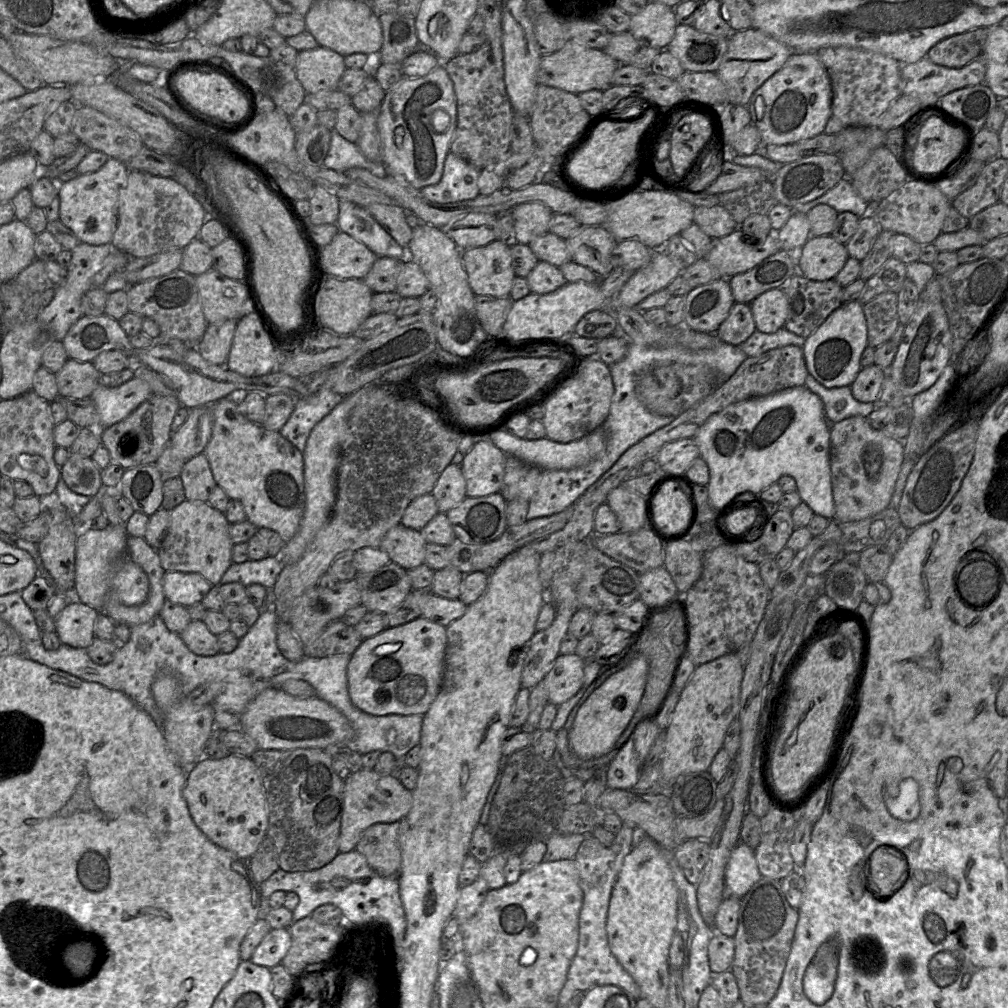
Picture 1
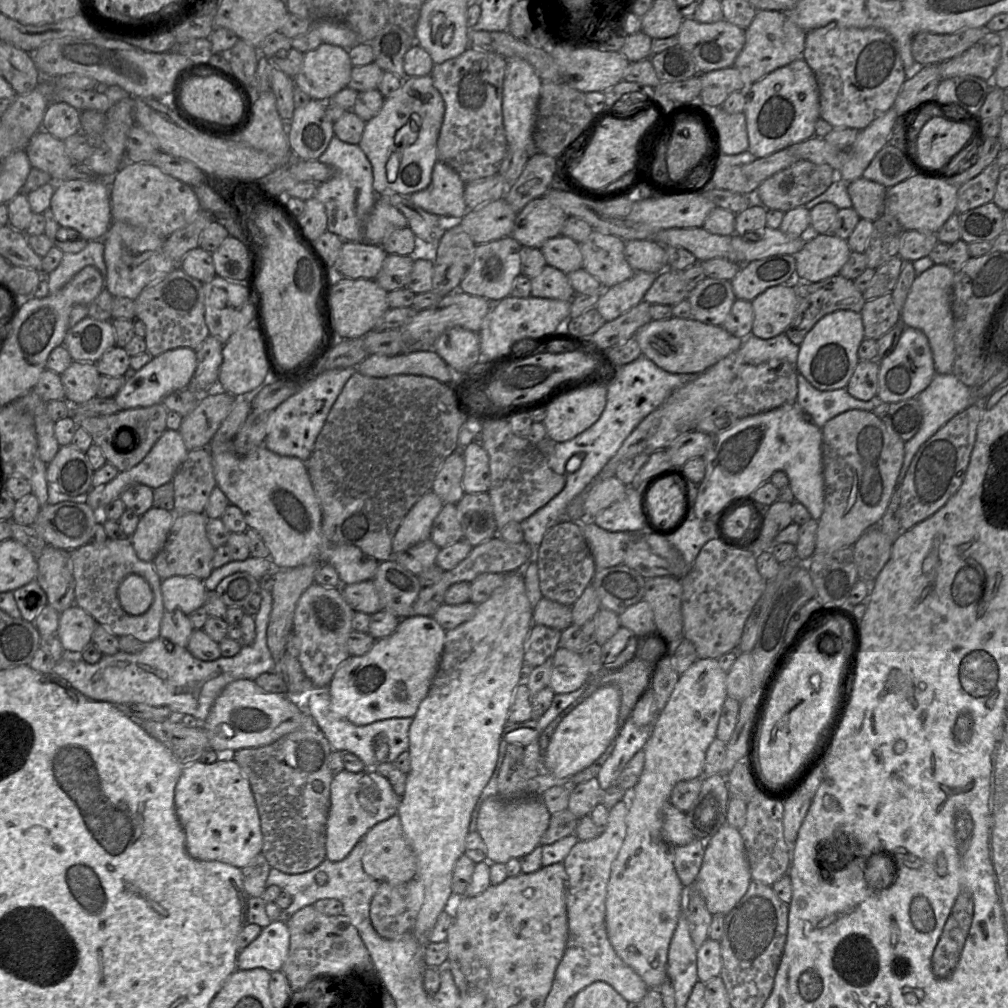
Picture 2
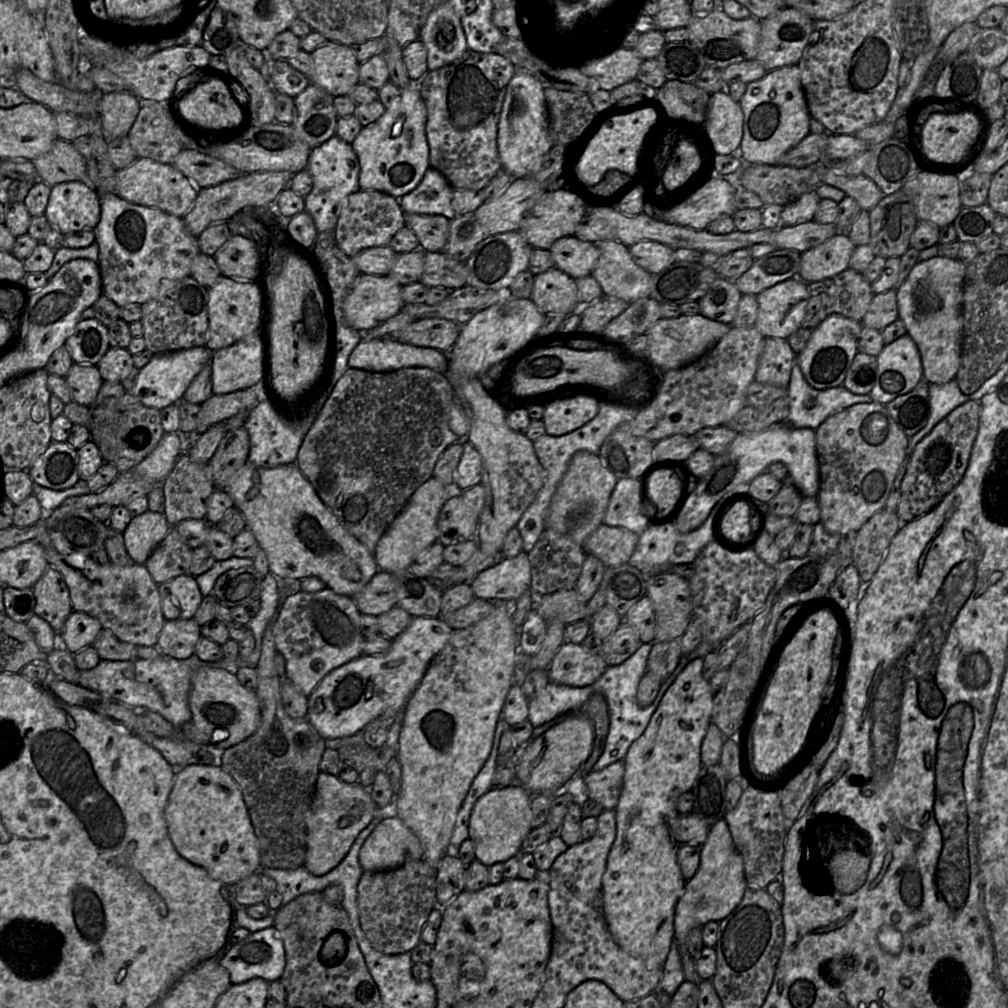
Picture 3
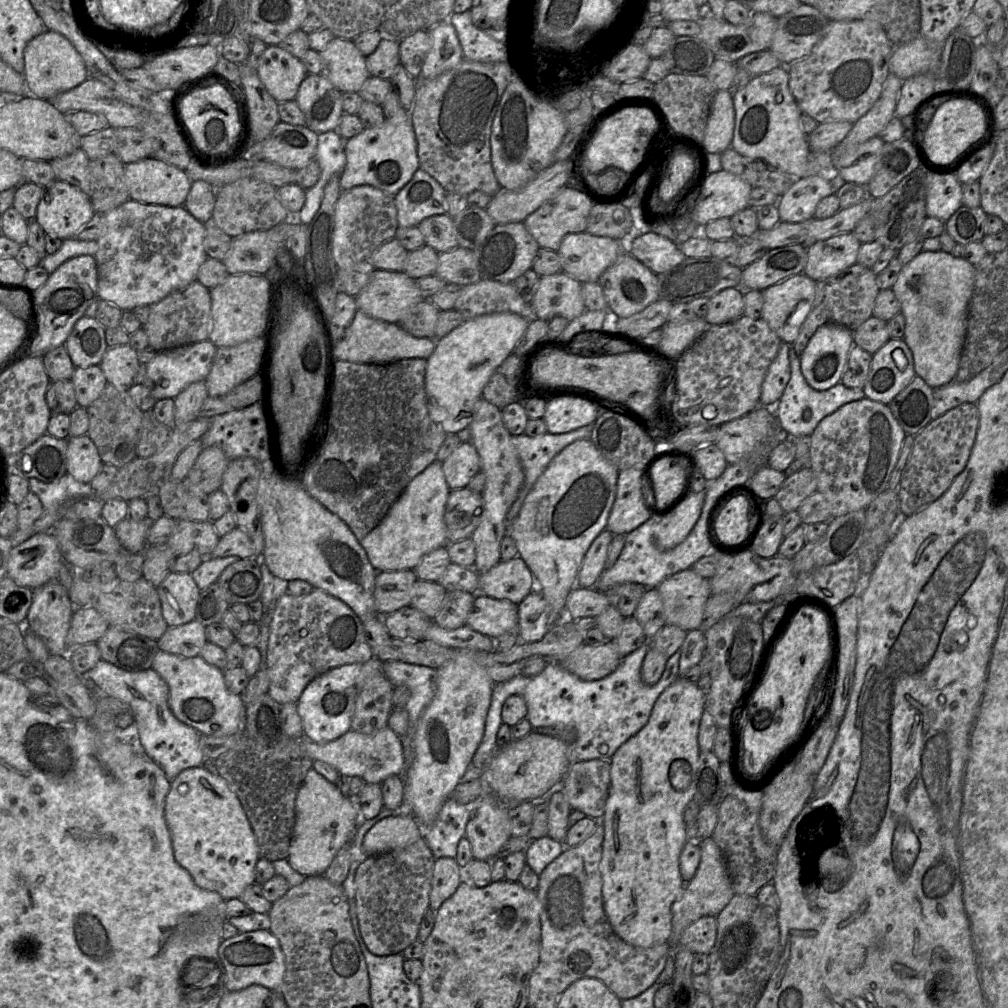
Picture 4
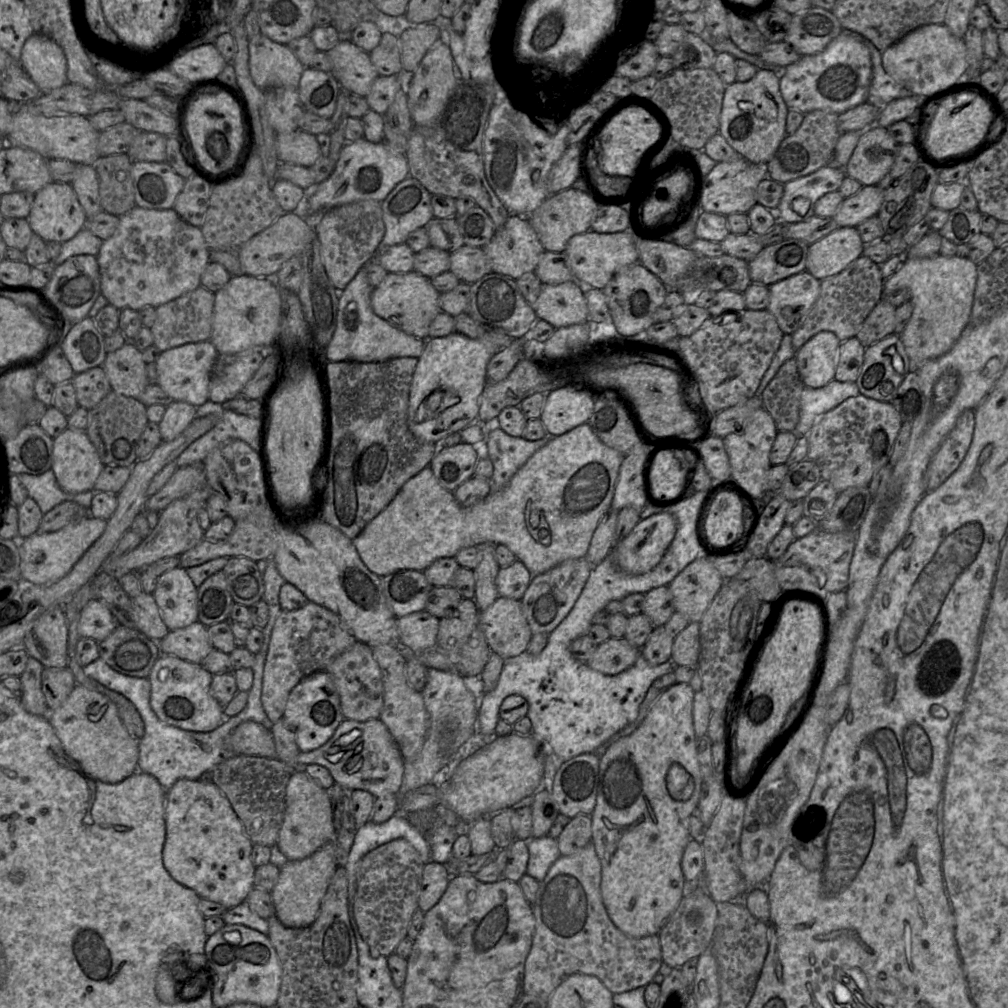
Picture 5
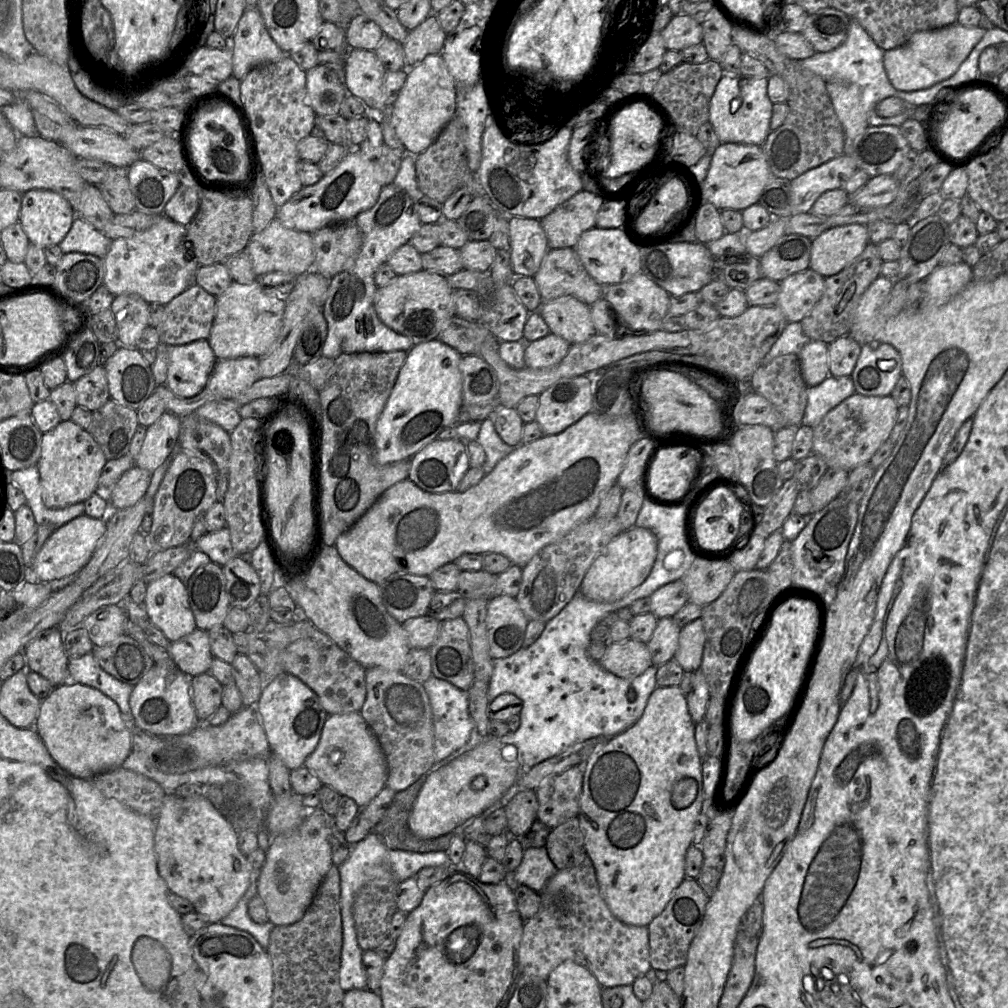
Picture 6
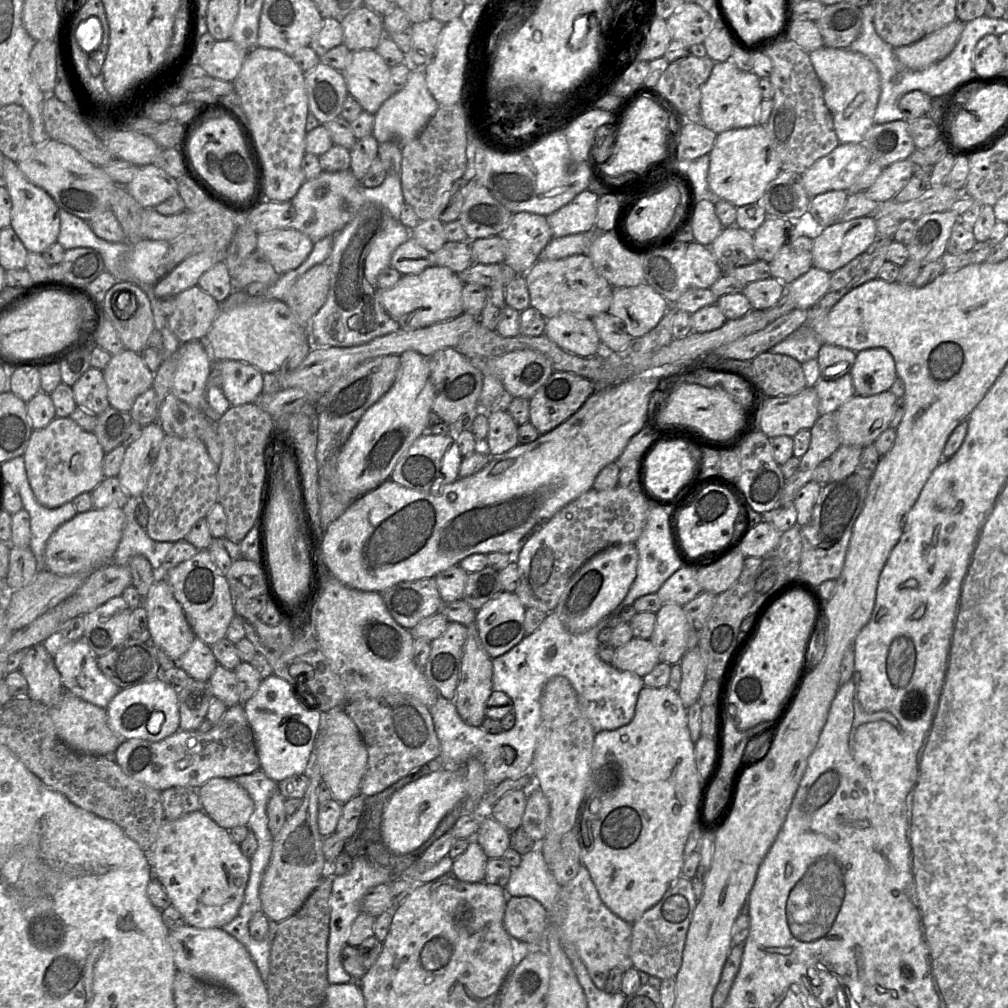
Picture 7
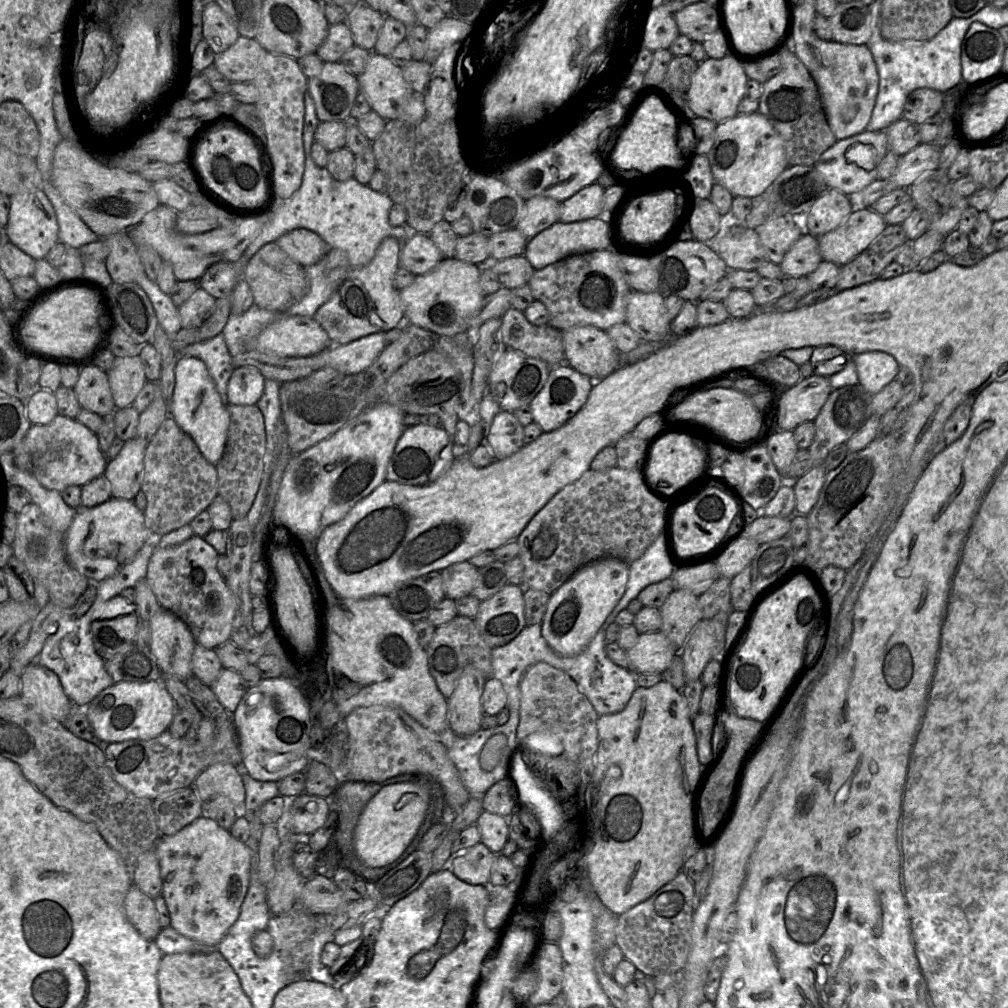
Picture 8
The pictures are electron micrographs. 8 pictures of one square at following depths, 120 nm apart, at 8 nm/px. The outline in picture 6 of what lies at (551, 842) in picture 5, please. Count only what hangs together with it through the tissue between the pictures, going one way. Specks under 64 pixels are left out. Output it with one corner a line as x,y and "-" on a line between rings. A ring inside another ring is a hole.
526,847
521,864
509,875
514,886
524,885
541,893
557,871
545,847

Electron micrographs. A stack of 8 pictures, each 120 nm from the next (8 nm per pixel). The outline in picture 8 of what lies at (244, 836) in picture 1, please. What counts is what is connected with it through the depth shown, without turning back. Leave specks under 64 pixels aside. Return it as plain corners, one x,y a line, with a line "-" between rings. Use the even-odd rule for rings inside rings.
200,816
171,836
161,836
156,846
170,926
181,935
217,948
237,920
248,892
251,849
211,818

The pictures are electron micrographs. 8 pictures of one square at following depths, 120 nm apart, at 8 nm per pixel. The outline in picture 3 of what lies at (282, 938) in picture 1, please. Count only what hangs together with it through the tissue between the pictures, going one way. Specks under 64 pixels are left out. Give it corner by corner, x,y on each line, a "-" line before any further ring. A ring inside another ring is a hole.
274,926
250,933
242,941
231,945
220,958
220,964
229,972
232,984
244,983
256,977
267,982
279,980
284,971
285,963
284,944

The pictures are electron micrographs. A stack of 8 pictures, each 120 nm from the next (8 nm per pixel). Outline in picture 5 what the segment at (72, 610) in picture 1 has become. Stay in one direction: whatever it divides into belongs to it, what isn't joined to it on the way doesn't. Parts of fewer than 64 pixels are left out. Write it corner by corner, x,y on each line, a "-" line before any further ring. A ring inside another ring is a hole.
99,599
90,600
80,611
77,632
81,637
101,642
117,627
111,611

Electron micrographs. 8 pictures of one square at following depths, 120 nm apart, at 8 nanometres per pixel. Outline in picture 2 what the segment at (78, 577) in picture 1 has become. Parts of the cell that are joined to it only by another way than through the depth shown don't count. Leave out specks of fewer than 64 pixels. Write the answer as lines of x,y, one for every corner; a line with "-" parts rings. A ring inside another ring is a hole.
137,574
126,576
119,588
118,598
122,608
129,614
144,613
153,601
153,593
149,583

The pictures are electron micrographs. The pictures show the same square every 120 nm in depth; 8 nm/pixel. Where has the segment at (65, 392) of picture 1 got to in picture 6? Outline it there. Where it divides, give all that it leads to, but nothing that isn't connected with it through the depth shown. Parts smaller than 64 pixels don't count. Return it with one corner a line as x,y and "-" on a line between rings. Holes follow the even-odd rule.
102,364
74,383
77,405
90,411
101,408
110,398
108,381

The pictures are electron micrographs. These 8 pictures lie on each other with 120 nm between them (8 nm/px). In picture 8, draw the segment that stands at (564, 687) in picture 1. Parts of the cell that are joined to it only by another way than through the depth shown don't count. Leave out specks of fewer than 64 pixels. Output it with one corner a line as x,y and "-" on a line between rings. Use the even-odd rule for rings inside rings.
663,631
640,634
635,646
627,651
629,669
634,673
663,673
677,653

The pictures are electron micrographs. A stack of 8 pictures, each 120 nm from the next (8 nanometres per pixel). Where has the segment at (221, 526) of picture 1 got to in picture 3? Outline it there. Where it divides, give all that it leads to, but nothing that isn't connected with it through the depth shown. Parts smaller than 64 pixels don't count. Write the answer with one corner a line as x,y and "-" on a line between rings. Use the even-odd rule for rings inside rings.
172,526
145,563
152,579
162,584
177,576
190,574
193,549

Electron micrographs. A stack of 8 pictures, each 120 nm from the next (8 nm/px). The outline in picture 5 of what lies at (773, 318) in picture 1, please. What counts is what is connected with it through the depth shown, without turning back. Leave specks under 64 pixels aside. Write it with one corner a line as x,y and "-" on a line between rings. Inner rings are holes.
808,271
787,277
769,286
768,311
772,313
784,334
793,334
803,323
820,294
821,281

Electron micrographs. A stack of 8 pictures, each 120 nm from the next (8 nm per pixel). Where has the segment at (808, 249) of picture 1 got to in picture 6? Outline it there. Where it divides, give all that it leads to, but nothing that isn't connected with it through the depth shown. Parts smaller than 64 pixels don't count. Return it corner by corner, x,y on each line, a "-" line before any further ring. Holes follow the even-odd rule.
866,225
830,227
812,239
810,268
825,278
836,275
853,263
869,243

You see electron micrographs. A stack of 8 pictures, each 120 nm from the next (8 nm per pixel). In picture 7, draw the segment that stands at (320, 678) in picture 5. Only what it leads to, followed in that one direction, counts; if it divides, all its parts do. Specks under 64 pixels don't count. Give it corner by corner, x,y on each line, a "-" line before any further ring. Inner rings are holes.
274,674
263,679
256,693
243,706
253,731
260,769
276,782
304,773
314,748
321,712
305,706
295,688

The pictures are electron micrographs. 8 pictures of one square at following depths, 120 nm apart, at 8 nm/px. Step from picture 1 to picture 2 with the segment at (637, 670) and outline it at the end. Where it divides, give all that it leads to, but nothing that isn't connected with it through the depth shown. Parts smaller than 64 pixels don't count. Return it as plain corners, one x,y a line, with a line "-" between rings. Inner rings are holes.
616,685
600,687
588,699
584,699
561,720
543,750
546,769
554,777
563,779
581,772
595,762
618,736
620,706
621,691

